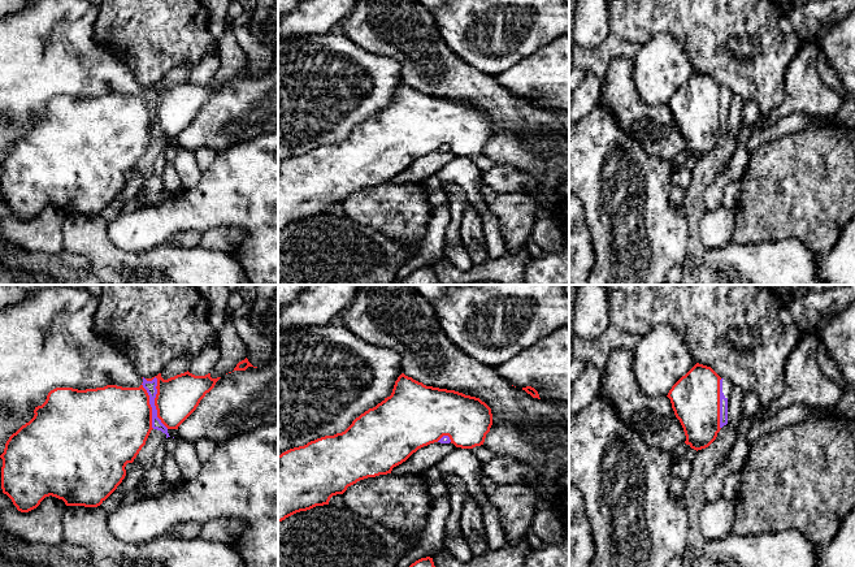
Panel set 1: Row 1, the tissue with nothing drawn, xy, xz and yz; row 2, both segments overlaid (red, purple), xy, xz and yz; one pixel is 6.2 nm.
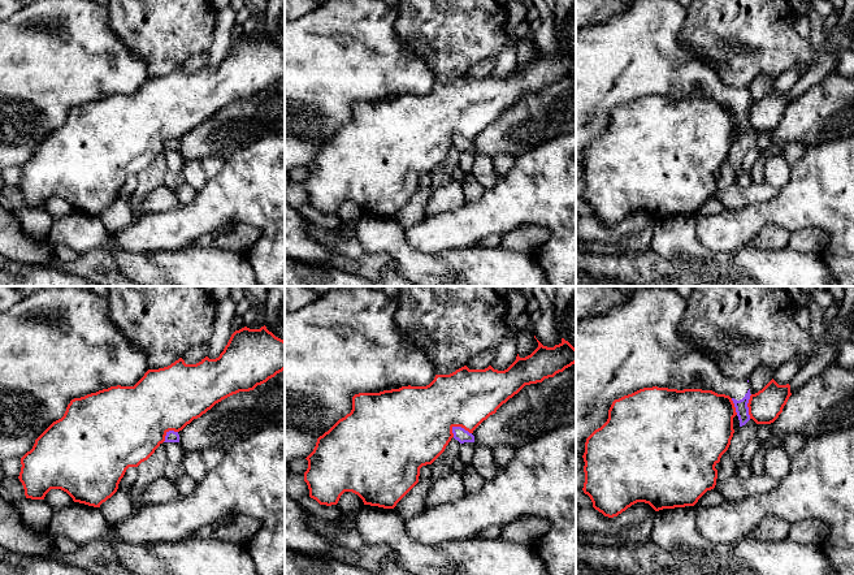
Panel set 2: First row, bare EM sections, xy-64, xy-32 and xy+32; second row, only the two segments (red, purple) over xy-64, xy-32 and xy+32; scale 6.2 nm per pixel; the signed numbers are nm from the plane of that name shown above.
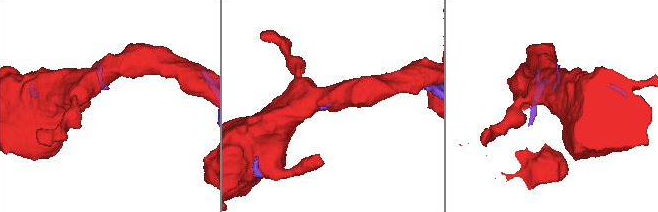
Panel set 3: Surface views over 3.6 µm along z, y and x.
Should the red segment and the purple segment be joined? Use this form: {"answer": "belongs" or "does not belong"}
{"answer": "does not belong"}

